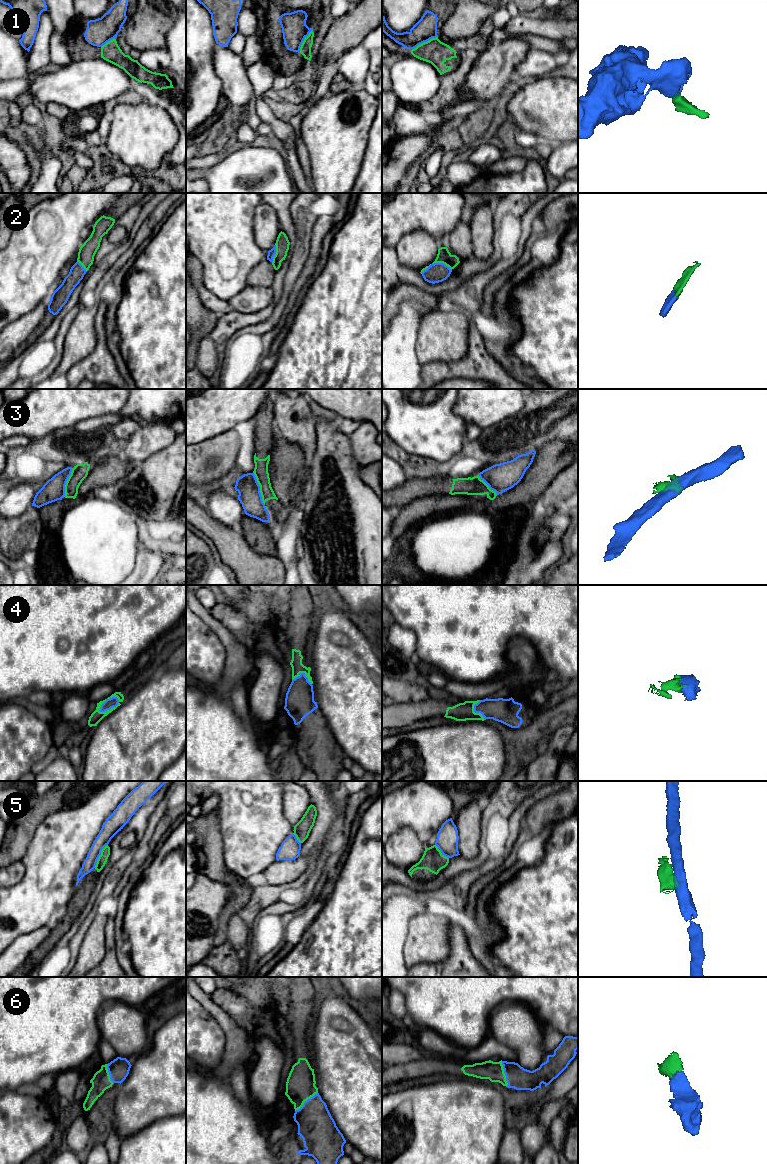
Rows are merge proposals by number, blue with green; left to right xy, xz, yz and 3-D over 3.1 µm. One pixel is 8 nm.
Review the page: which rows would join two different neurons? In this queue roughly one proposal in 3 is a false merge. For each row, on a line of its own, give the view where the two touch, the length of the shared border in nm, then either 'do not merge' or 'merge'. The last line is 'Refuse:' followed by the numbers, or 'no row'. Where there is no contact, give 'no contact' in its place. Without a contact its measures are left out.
1: contact in yz; length 240 nm; do not merge
2: contact in yz; length 260 nm; merge
3: contact in xz; length 280 nm; do not merge
4: contact in xy; length 190 nm; merge
5: contact in xy; length 220 nm; do not merge
6: contact in yz; length 220 nm; merge
Refuse: 1, 3, 5

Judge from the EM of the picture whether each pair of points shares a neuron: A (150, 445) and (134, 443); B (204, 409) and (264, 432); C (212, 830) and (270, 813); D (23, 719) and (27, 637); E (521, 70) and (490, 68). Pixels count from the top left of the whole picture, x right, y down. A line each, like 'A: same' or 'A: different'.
A: same
B: different
C: different
D: different
E: different

